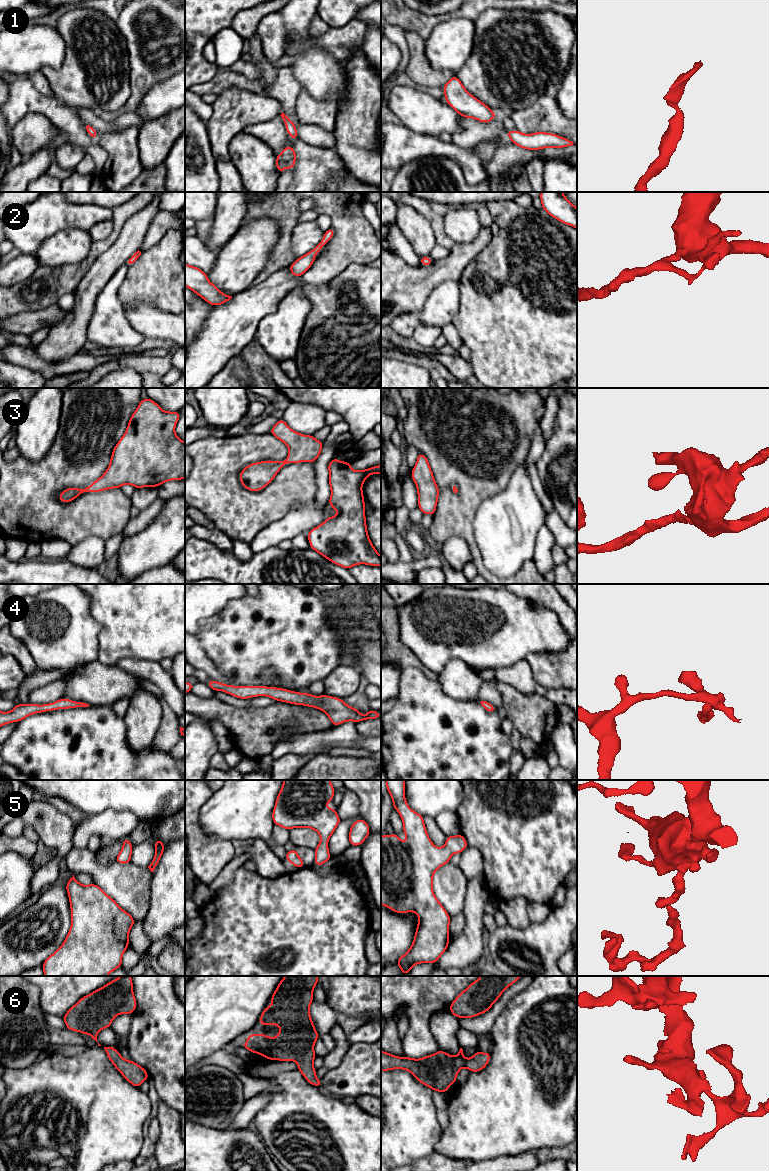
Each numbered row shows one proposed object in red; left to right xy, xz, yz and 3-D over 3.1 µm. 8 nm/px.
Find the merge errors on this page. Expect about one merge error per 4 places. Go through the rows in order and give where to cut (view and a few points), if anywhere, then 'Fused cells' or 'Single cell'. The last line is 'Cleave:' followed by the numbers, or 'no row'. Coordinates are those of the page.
1: No split. Single cell
2: No split. Single cell
3: No split. Single cell
4: No split. Single cell
5: No split. Single cell
6: No split. Single cell
Cleave: no row

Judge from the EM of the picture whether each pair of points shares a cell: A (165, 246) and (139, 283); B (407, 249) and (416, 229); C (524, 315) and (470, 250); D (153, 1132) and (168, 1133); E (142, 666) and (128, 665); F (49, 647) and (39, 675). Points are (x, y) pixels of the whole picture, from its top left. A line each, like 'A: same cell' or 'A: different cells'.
A: same cell
B: different cells
C: different cells
D: different cells
E: same cell
F: different cells

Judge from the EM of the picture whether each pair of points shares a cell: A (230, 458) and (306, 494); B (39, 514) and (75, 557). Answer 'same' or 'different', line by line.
A: same
B: different

